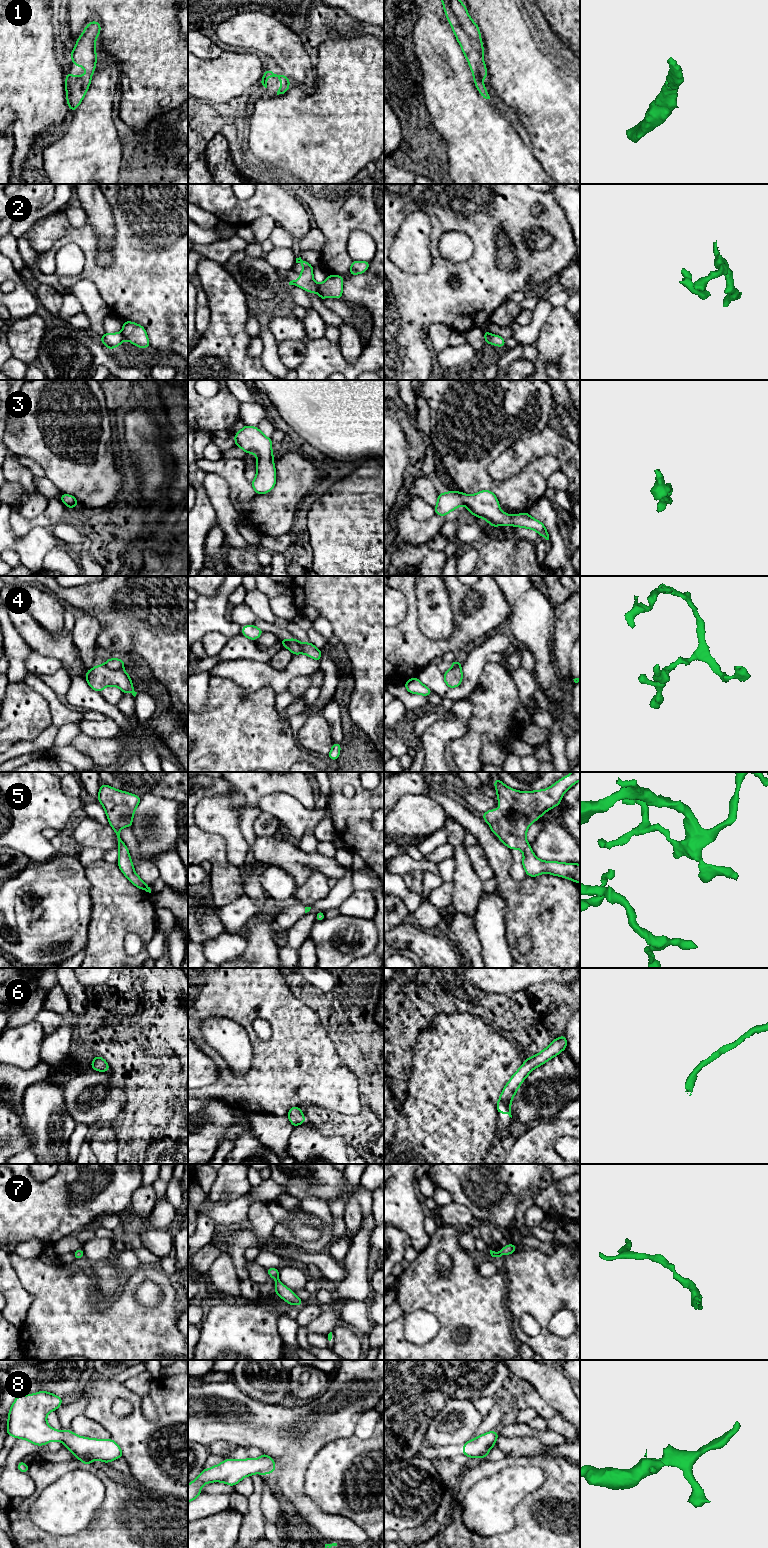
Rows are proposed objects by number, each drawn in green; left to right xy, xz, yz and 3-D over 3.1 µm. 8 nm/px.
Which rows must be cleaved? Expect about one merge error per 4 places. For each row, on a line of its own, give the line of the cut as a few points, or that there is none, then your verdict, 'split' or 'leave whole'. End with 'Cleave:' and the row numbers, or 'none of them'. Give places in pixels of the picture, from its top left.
1: no cut | leave whole
2: xz (317, 285), (318, 292), (324, 297) | split
3: no cut | leave whole
4: xy (103, 664), (110, 669), (121, 670) | split
5: no cut | leave whole
6: no cut | leave whole
7: no cut | leave whole
8: no cut | leave whole
Cleave: 2, 4

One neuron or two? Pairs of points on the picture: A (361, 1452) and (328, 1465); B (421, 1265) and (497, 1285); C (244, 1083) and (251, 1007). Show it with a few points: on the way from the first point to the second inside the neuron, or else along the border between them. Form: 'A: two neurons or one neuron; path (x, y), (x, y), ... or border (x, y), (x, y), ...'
A: one neuron; path (353, 1460), (348, 1465), (336, 1465)
B: one neuron; path (440, 1284), (478, 1285)
C: one neuron; path (258, 1064), (258, 1044), (248, 1026)

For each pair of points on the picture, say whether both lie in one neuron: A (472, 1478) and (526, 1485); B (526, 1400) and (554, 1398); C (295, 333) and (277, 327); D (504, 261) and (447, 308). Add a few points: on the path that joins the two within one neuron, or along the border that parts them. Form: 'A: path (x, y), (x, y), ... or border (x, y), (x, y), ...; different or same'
A: border (503, 1468), (478, 1480), (470, 1488); different
B: border (534, 1388), (558, 1412); different
C: path (291, 329), (281, 328); same
D: border (495, 242), (496, 263), (507, 271); different

